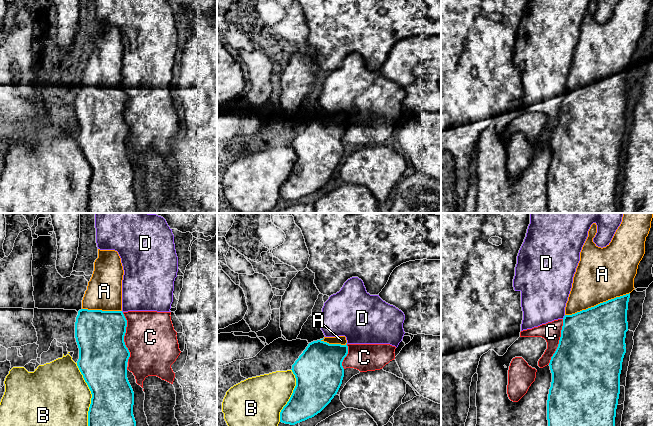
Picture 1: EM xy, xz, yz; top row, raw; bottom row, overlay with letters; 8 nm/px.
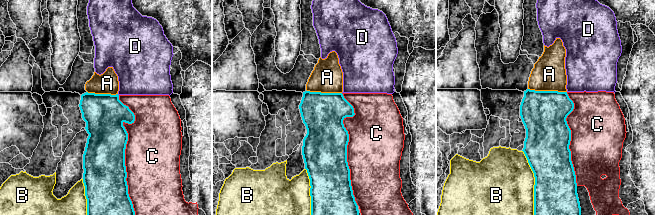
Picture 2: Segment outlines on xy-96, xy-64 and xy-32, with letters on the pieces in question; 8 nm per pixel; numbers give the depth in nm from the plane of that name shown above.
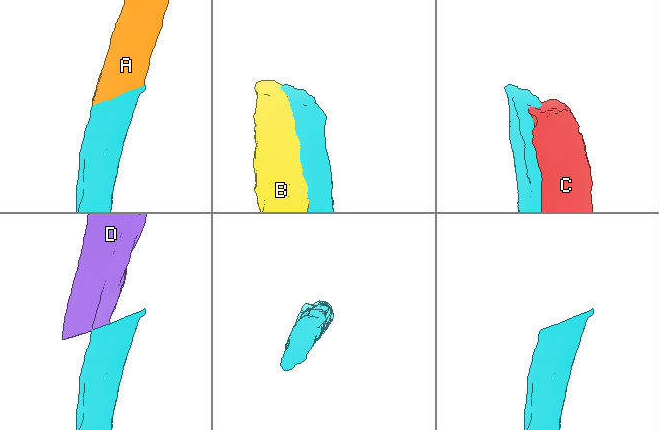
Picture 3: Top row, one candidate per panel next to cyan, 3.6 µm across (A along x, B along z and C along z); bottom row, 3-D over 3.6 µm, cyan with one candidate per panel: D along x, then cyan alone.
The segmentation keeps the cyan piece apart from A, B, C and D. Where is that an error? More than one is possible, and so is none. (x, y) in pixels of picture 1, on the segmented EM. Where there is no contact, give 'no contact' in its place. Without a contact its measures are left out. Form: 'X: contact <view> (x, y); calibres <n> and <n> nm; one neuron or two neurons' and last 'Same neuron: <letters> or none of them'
A: contact yz (598, 304); calibres 460 and 420 nm; one neuron
B: contact xy (91, 393); calibres 380 and 460 nm; two neurons
C: contact xy (123, 337); calibres 400 and 400 nm; two neurons
D: contact yz (564, 317); calibres 440 and 380 nm; two neurons
Same neuron: A

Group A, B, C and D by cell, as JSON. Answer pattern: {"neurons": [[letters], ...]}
{"neurons": [["A"], ["B"], ["C", "D"]]}

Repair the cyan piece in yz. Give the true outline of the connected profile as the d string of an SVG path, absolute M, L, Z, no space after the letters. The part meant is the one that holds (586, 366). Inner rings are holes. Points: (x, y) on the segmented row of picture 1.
M624 213L611 242L603 248L593 242L597 225L591 225L566 303L559 344L549 363L552 382L547 400L548 426L615 426L620 374L626 353L628 302L630 293L635 289L634 278L645 254L645 241L652 218L653 213Z

